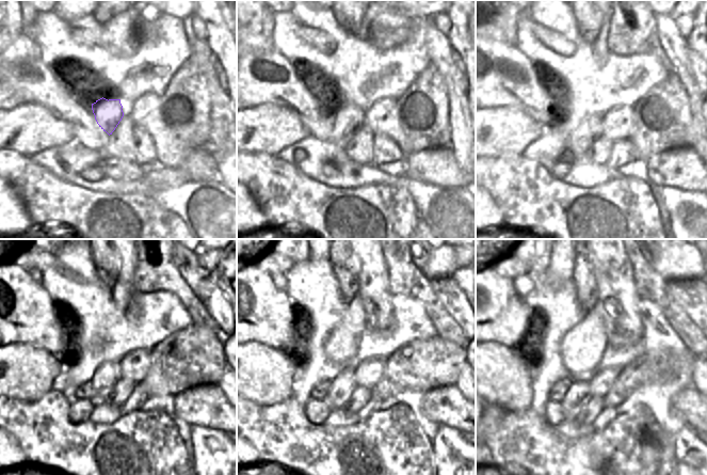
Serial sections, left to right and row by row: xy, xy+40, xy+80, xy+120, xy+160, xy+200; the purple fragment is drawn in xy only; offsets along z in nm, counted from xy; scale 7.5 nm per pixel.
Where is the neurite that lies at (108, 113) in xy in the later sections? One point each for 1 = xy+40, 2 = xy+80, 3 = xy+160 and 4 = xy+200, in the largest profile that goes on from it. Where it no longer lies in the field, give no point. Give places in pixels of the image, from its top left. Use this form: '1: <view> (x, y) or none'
1: xy+40 (349, 120)
2: xy+80 (582, 139)
3: xy+160 (343, 384)
4: xy+200 (578, 394)

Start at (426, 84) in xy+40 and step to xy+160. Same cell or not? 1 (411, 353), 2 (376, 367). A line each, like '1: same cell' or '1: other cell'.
1: same cell
2: same cell

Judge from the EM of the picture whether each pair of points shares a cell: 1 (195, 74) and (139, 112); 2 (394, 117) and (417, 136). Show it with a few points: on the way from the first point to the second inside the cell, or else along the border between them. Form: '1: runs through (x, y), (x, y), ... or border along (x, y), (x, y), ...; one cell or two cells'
1: runs through (181, 88), (153, 112); one cell
2: runs through (399, 120), (412, 130); one cell

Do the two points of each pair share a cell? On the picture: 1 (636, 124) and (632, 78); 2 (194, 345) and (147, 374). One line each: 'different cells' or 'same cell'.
1: different cells
2: same cell

